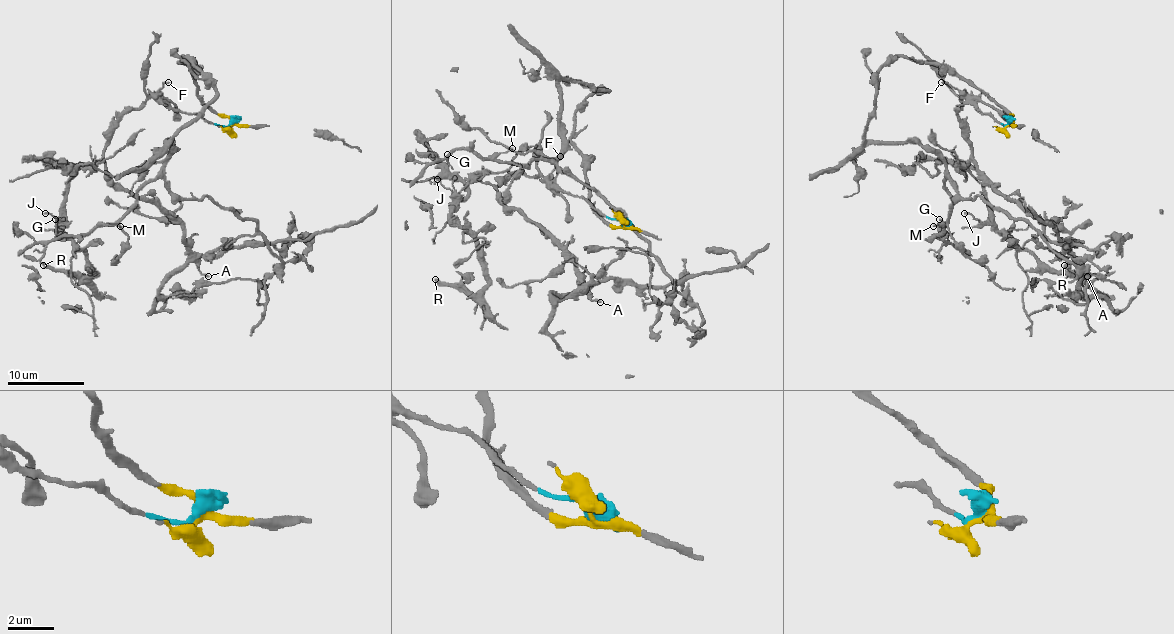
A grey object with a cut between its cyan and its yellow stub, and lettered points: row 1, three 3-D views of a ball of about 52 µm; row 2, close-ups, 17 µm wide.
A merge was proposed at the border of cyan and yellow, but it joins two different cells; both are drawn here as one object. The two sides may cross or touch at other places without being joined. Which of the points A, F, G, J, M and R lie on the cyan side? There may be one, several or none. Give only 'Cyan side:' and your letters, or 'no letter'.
Cyan side: A, F, J, R

